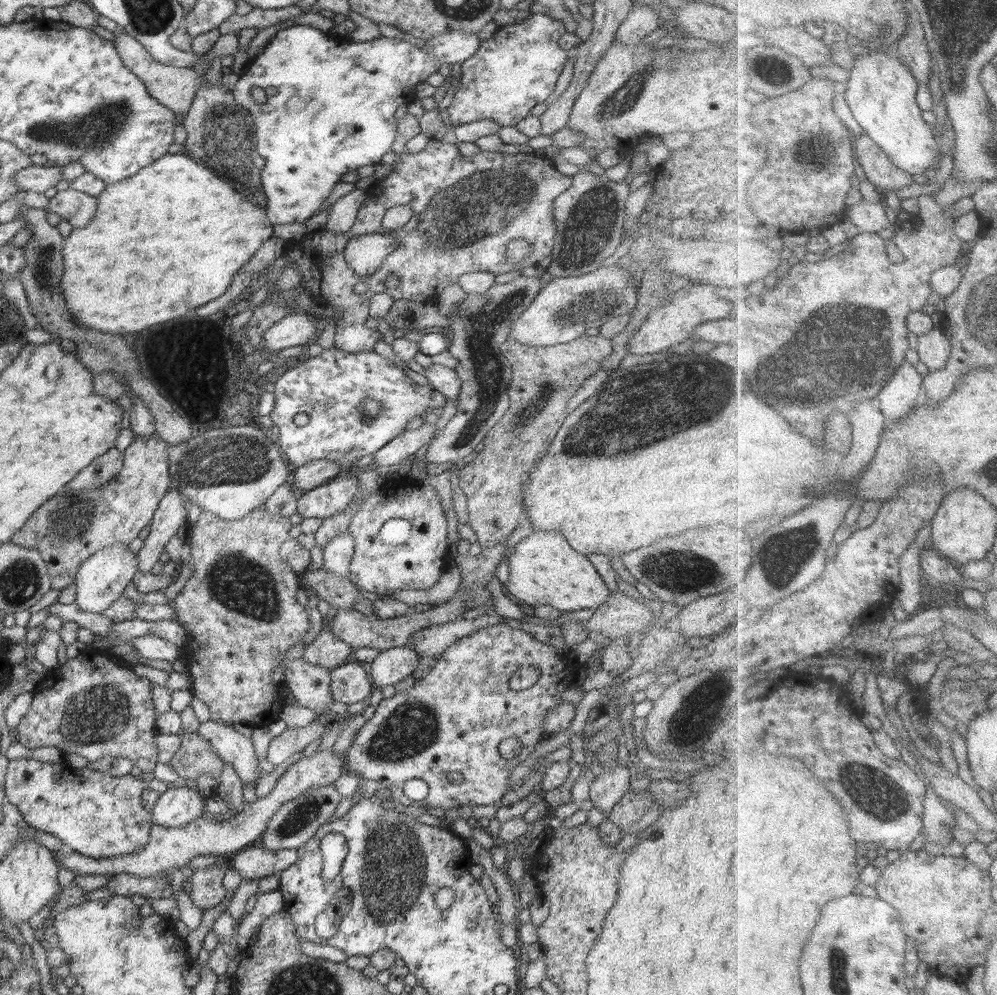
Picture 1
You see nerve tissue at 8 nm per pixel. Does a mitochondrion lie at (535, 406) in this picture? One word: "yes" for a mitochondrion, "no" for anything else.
yes

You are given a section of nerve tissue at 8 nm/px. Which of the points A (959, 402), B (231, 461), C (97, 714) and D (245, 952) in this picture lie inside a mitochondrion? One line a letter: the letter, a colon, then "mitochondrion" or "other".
A: other
B: mitochondrion
C: mitochondrion
D: other

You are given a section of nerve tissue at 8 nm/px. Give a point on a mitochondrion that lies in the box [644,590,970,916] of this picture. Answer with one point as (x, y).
(880, 795)

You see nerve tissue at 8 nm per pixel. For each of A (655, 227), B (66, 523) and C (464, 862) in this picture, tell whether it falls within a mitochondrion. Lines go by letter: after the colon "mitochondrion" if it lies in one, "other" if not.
A: other
B: mitochondrion
C: other

